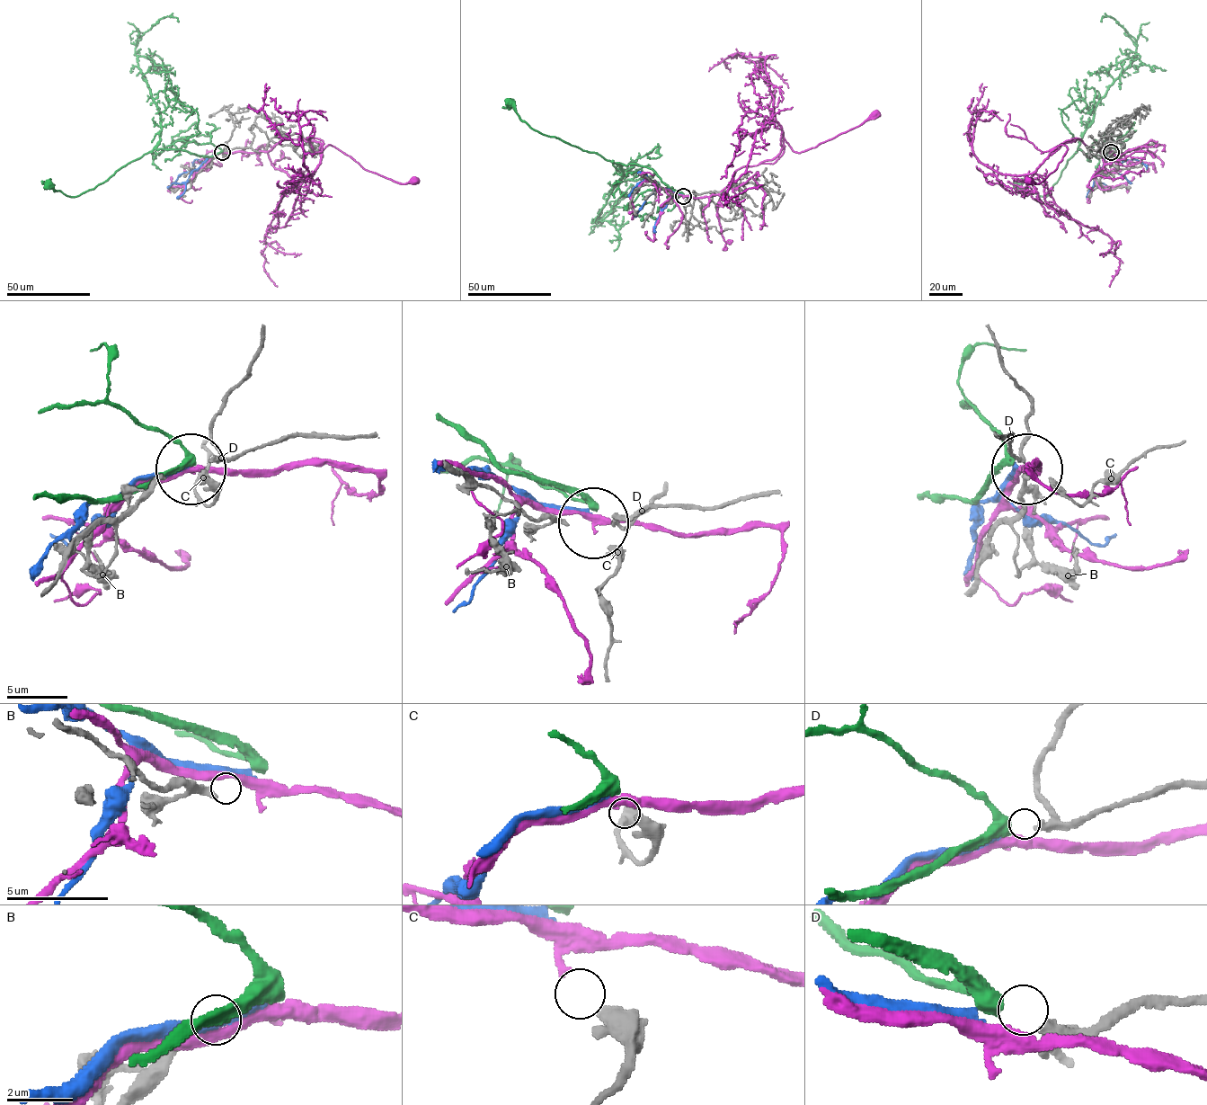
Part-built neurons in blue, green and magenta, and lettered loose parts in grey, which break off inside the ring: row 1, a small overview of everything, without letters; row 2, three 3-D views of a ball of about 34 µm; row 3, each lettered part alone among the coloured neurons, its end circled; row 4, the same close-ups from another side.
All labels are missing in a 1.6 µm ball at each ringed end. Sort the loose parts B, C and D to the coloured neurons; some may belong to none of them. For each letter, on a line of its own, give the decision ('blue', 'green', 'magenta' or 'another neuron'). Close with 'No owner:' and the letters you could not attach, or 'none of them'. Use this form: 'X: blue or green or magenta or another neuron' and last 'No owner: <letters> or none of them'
B: another neuron
C: magenta
D: green
No owner: B

